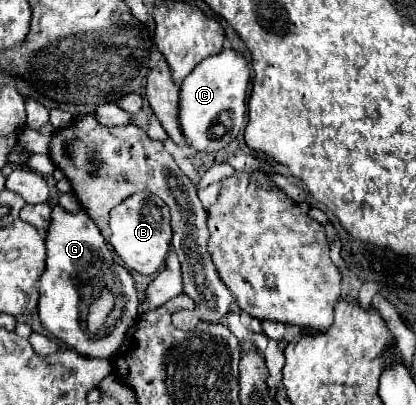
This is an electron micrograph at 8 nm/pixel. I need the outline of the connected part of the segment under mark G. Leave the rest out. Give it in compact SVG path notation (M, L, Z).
M54 206L52 222L46 236L46 250L48 258L46 270L40 276L40 300L38 300L38 314L42 326L82 356L112 358L120 350L128 330L136 322L136 308L140 304L140 298L132 274L114 260L114 252L110 250L106 238L102 236L98 226L94 226L92 218L84 210L68 212L62 210L62 206Z

